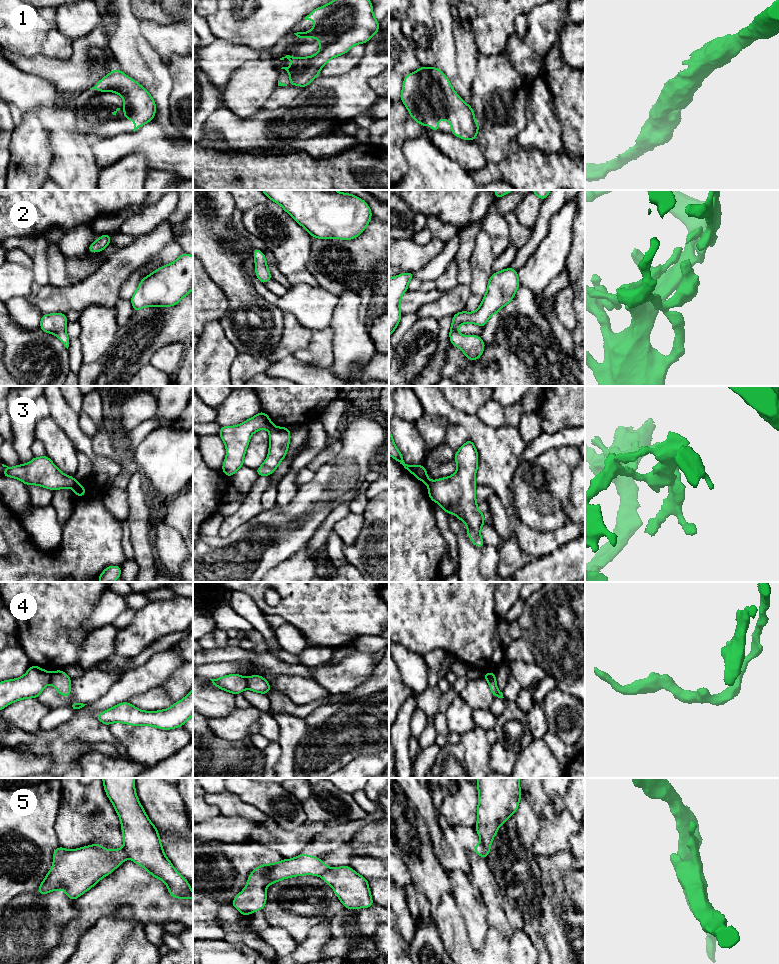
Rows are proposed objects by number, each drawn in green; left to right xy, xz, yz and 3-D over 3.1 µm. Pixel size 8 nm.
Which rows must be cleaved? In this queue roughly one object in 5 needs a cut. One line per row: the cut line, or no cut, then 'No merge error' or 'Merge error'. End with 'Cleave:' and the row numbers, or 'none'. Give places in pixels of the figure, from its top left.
1: No split. No merge error
2: No split. No merge error
3: Split along xy (77, 482), (72, 488). Merge error
4: Split along xz (245, 678), (247, 688). Merge error
5: Split along yz (481, 843), (486, 856). Merge error
Cleave: 3, 4, 5

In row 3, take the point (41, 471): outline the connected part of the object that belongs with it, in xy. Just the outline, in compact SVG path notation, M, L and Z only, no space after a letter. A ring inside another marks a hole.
M47 455L33 457L27 464L14 467L2 464L2 466L7 468L2 476L19 479L25 485L38 485L56 491L73 488L77 483L75 477L65 475Z

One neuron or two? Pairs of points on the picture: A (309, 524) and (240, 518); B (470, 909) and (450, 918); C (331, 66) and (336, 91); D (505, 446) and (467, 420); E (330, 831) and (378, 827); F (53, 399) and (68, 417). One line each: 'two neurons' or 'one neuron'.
A: two neurons
B: two neurons
C: two neurons
D: one neuron
E: two neurons
F: one neuron

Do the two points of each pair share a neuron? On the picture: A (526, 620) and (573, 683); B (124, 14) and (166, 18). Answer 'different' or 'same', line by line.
A: same
B: different

